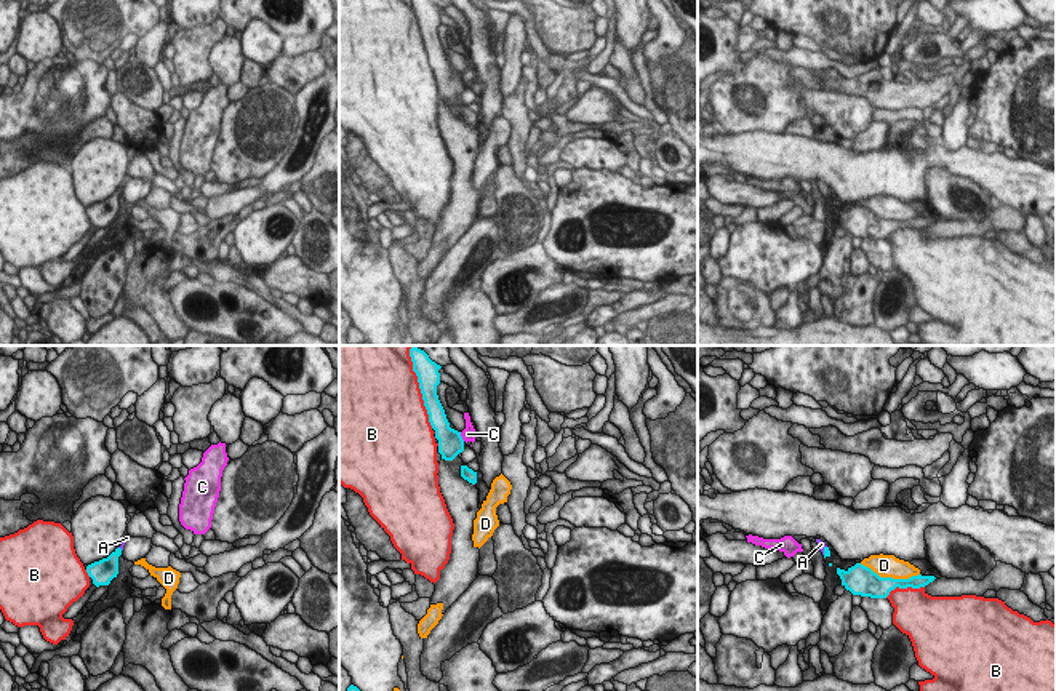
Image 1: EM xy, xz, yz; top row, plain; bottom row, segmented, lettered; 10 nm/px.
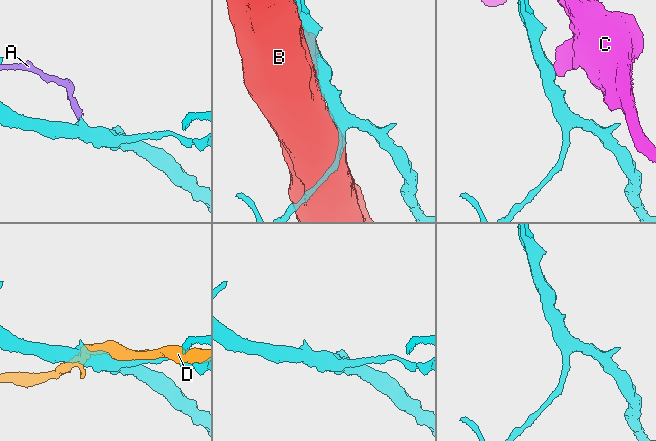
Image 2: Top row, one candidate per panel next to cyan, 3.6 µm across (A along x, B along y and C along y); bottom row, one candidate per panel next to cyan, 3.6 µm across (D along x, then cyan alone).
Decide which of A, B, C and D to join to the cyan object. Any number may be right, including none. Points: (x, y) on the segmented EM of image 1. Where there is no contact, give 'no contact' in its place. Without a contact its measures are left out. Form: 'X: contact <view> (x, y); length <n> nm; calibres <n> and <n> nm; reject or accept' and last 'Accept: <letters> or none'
A: contact yz (824, 551); length 100 nm; calibres 60 and 70 nm; accept
B: contact xz (420, 387); length 850 nm; calibres 240 and 500 nm; reject
C: contact xz (461, 437); length 110 nm; calibres 260 and 140 nm; reject
D: contact yz (890, 578); length 600 nm; calibres 280 and 220 nm; reject
Accept: A

